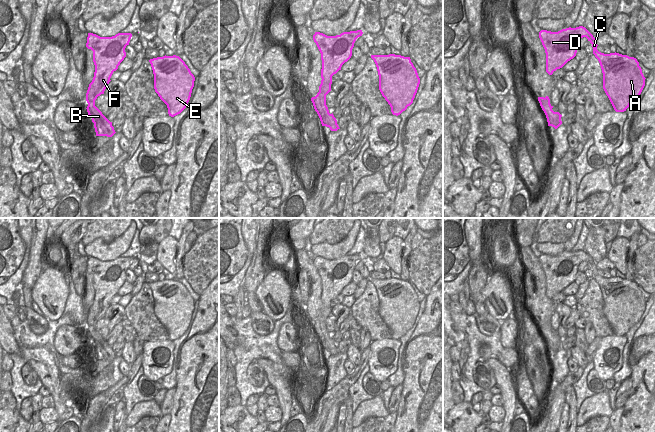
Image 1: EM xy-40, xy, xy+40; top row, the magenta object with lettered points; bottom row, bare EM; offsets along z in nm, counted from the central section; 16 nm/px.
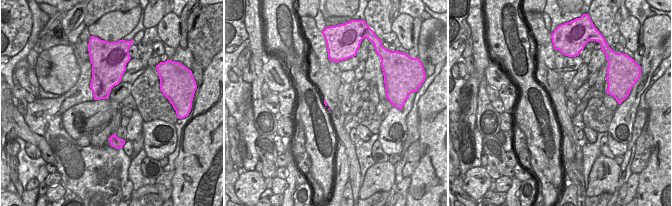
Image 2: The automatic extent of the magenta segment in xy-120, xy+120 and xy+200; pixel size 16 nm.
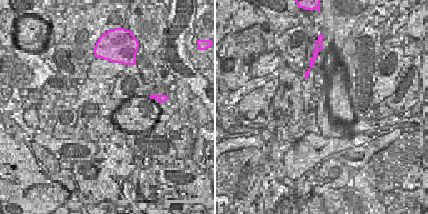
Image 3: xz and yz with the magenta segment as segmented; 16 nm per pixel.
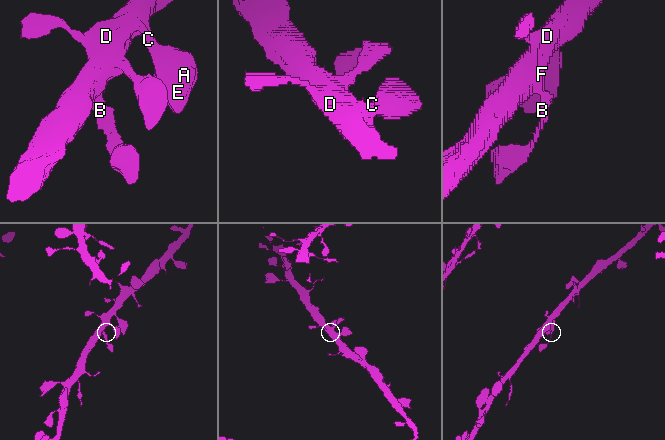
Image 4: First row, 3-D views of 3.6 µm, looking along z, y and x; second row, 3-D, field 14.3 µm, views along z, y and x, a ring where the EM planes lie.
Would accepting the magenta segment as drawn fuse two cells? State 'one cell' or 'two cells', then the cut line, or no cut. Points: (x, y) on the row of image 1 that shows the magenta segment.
one cell; no cut

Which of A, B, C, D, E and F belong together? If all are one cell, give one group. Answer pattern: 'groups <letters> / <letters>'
groups A B C D E F

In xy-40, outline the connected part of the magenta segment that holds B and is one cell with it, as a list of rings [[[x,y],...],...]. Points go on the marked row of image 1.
[[[88,33],[86,47],[93,51],[95,72],[86,93],[86,109],[94,123],[96,136],[112,137],[116,133],[112,122],[95,106],[95,100],[104,94],[113,72],[126,57],[125,48],[129,45],[131,37],[131,33],[118,33],[112,37]]]

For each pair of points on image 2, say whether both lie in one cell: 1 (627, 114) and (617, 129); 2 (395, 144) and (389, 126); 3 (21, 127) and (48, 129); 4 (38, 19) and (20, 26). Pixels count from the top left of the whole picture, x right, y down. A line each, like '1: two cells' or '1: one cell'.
1: one cell
2: one cell
3: two cells
4: two cells

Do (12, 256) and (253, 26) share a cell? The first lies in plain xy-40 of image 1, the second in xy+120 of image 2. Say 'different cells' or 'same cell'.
different cells

